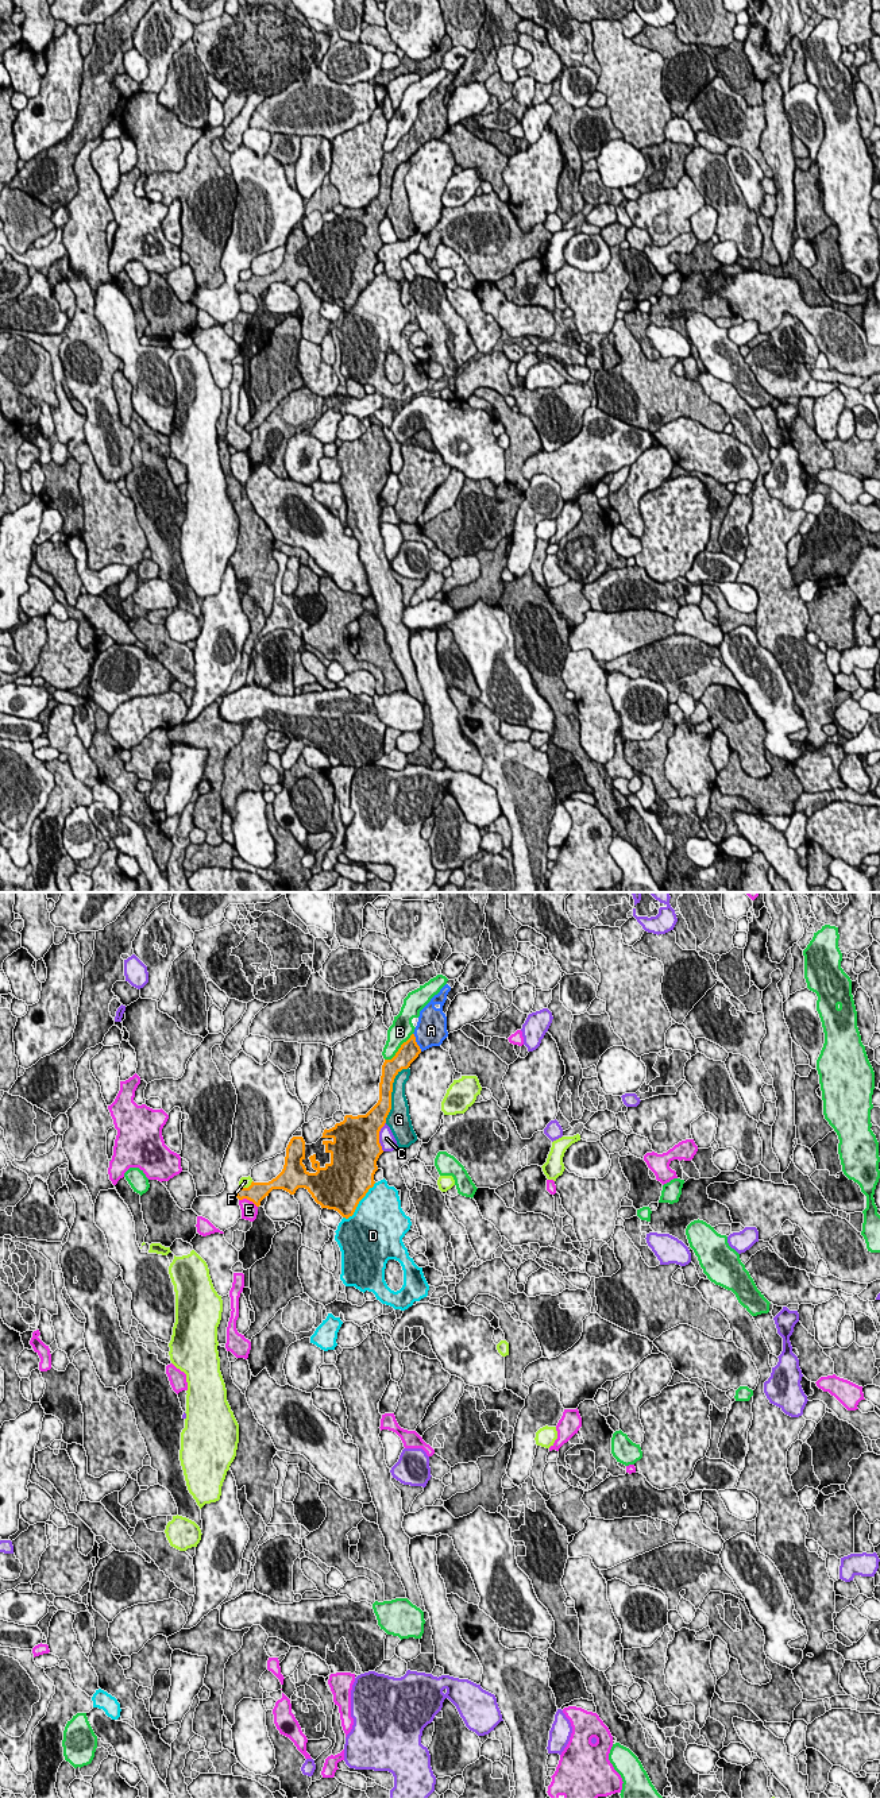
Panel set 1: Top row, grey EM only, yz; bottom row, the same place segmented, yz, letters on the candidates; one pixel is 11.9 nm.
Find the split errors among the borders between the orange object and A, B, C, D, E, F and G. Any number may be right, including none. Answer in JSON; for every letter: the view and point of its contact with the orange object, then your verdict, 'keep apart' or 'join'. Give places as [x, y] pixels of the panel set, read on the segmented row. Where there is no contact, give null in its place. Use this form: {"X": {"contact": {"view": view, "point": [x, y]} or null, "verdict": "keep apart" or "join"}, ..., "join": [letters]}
{"A": {"contact": {"view": "yz", "point": [416, 1042]}, "verdict": "join"}, "B": {"contact": {"view": "yz", "point": [398, 1049]}, "verdict": "keep apart"}, "C": {"contact": {"view": "yz", "point": [378, 1137]}, "verdict": "keep apart"}, "D": {"contact": {"view": "yz", "point": [358, 1203]}, "verdict": "keep apart"}, "E": {"contact": {"view": "yz", "point": [249, 1199]}, "verdict": "keep apart"}, "F": {"contact": {"view": "yz", "point": [246, 1188]}, "verdict": "keep apart"}, "G": {"contact": {"view": "yz", "point": [390, 1094]}, "verdict": "keep apart"}, "join": ["A"]}

